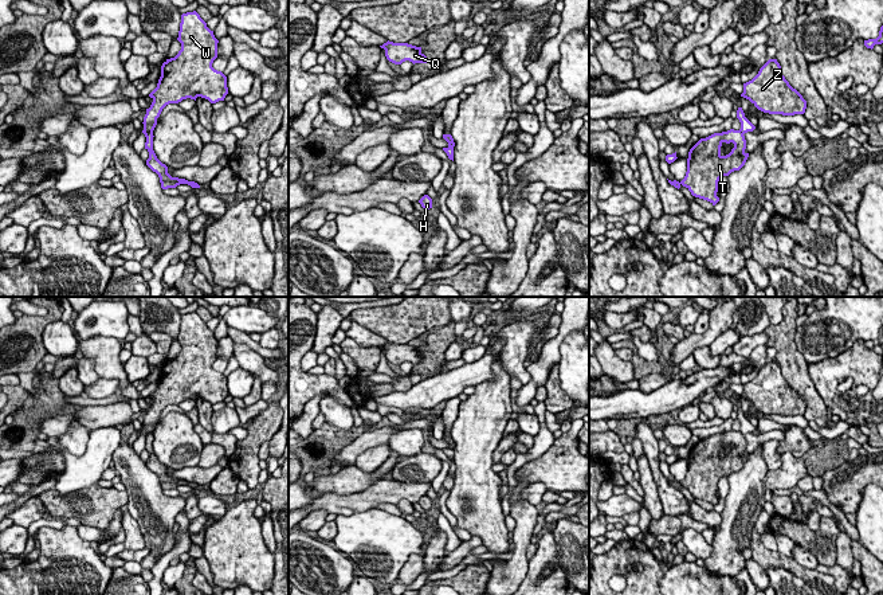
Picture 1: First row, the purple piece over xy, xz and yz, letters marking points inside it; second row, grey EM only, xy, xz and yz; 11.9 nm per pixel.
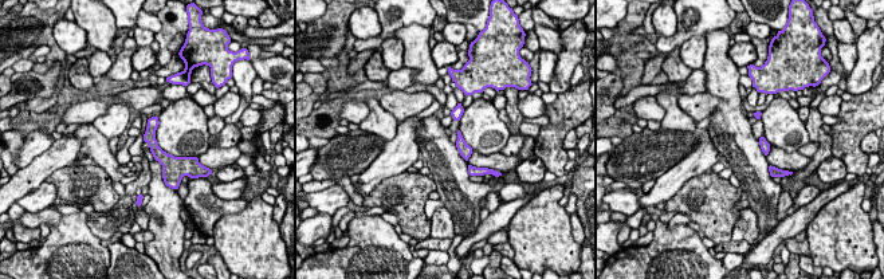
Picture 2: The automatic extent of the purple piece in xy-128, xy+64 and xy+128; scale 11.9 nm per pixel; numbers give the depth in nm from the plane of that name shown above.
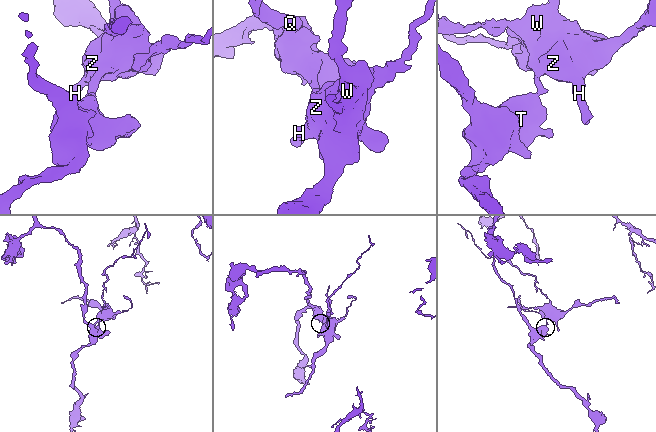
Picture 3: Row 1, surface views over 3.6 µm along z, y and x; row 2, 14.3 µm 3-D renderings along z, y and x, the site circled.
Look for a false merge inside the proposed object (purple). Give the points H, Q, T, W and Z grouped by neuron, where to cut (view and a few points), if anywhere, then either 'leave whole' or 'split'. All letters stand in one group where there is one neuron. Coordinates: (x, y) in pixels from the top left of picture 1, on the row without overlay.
groups H W Z / Q T; cut xy (152, 431), (145, 435); split

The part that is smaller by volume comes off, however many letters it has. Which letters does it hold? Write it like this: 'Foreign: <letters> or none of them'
Foreign: H, W, Z

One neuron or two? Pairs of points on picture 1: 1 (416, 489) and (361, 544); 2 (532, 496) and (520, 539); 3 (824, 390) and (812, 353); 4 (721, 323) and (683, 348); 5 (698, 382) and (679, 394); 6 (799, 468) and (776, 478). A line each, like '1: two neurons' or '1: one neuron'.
1: two neurons
2: two neurons
3: two neurons
4: one neuron
5: one neuron
6: one neuron

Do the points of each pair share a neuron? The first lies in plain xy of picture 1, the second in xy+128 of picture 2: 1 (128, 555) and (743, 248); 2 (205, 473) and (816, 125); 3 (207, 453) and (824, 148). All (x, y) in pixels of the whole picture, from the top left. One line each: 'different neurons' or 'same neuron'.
1: same neuron
2: different neurons
3: different neurons

